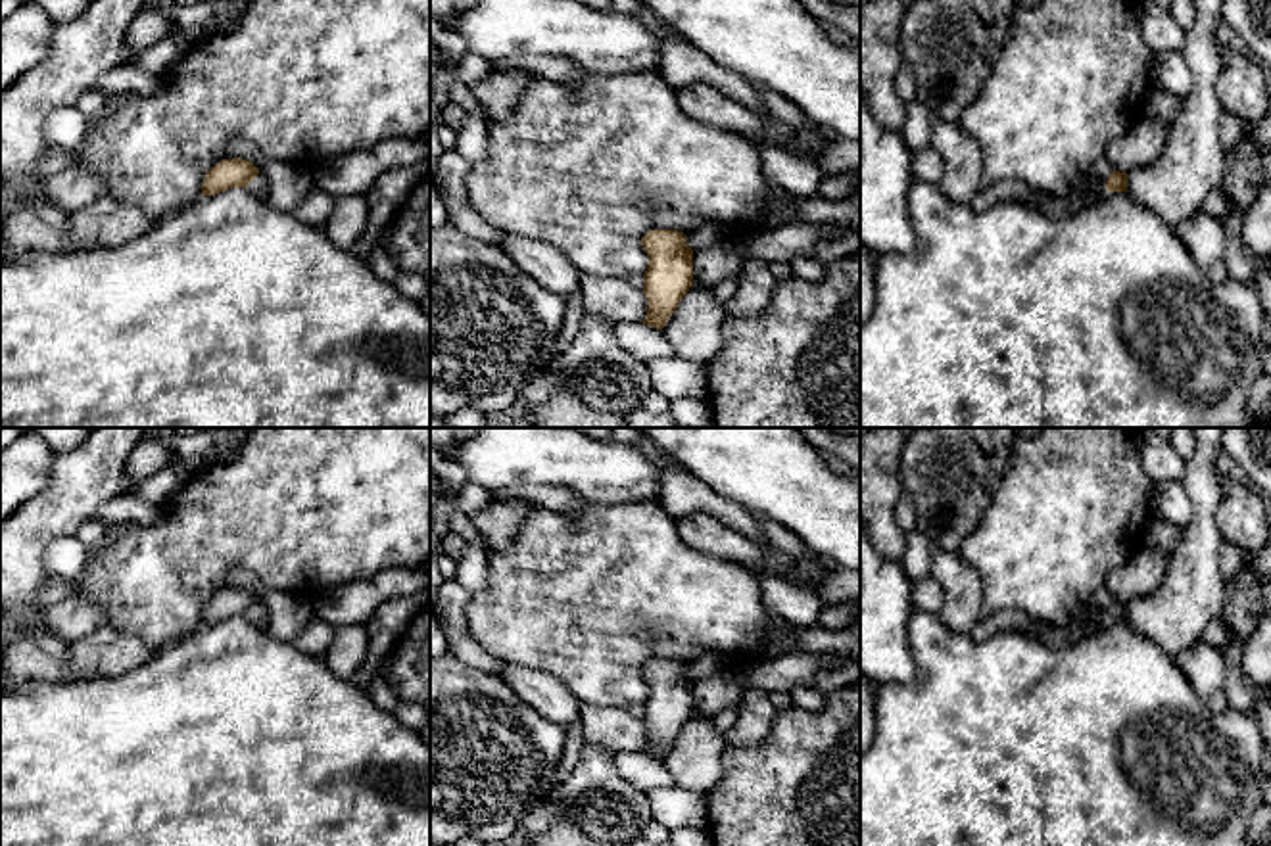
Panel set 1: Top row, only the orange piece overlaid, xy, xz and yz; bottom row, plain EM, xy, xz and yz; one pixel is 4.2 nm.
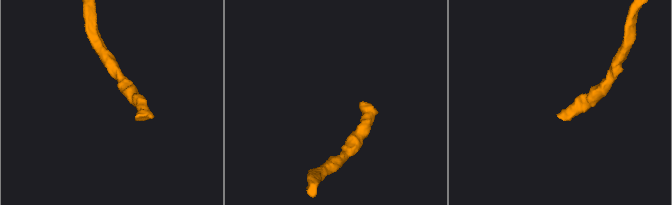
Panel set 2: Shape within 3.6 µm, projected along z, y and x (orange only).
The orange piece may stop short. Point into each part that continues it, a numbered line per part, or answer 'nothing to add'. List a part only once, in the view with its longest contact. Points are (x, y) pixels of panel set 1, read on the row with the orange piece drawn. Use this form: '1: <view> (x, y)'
1: xy (256, 187)

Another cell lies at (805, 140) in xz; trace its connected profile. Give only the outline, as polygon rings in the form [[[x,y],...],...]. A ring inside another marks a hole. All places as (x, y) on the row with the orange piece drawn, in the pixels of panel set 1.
[[[793,129],[793,144],[783,148],[791,153],[806,153],[812,161],[818,161],[829,142],[816,130],[810,129]]]

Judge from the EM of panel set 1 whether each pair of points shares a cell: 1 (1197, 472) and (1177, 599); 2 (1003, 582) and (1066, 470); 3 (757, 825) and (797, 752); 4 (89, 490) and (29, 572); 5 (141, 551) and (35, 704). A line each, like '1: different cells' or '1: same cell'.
1: same cell
2: same cell
3: same cell
4: same cell
5: different cells

